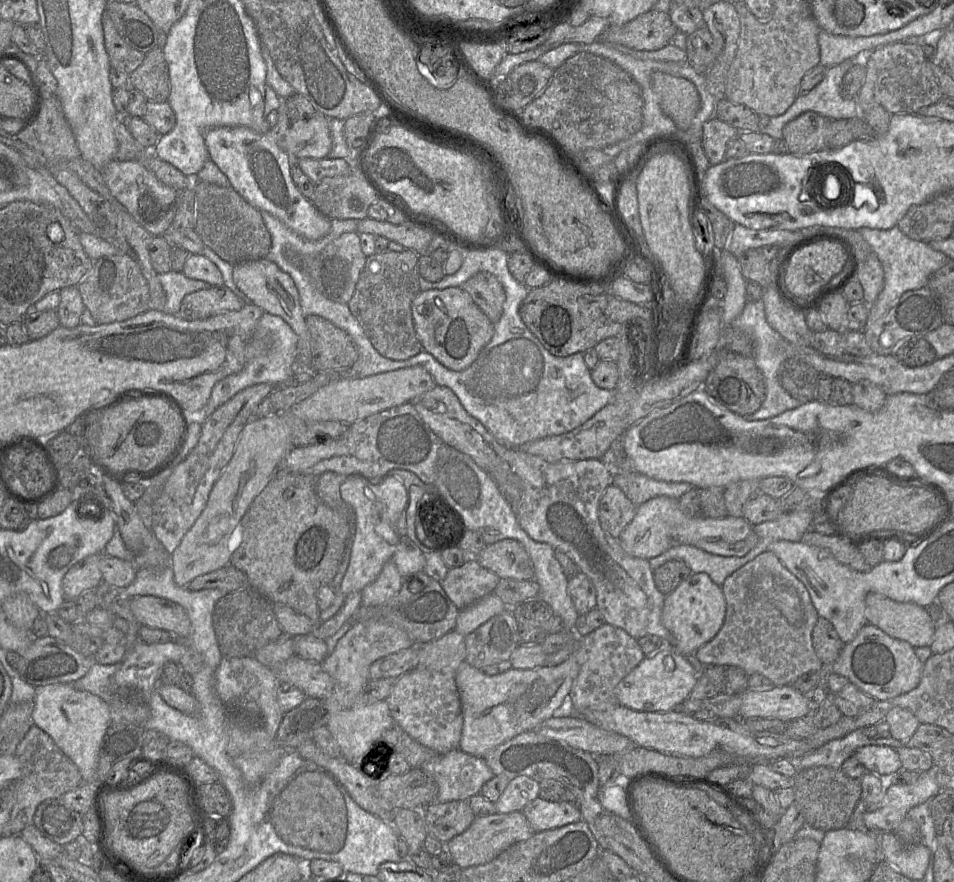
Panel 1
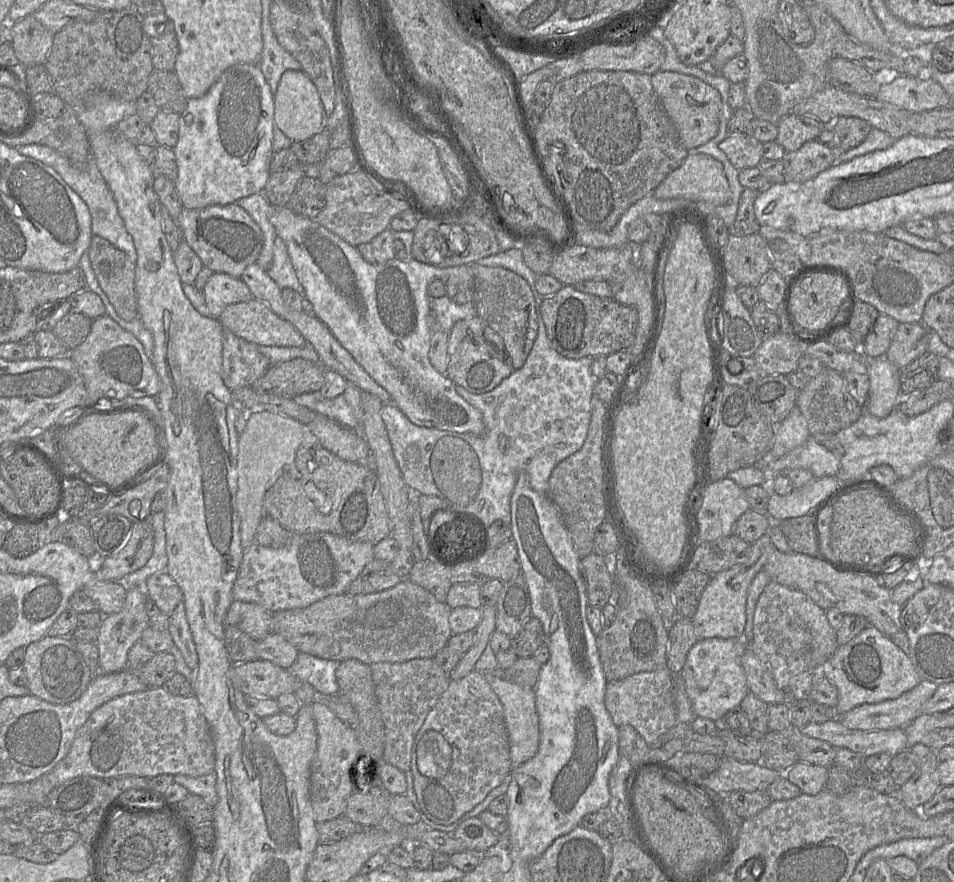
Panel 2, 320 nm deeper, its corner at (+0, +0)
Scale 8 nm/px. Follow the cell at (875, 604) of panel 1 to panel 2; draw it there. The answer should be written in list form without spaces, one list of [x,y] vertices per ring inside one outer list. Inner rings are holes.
[[[775,549],[769,556],[764,568],[771,580],[803,592],[823,610],[836,608],[844,615],[864,617],[869,626],[876,627],[885,636],[890,637],[903,631],[901,626],[902,606],[890,597],[880,578],[867,575],[839,572],[817,556],[809,556],[790,551],[782,553]]]

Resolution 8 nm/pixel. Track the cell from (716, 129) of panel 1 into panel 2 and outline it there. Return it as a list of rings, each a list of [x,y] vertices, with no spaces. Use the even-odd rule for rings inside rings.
[[[730,134],[719,144],[719,148],[737,170],[757,167],[762,160],[763,143],[753,135]]]

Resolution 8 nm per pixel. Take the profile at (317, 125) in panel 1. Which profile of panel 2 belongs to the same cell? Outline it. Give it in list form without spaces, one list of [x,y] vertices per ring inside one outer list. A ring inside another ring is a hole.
[[[236,64],[225,70],[203,96],[188,99],[186,110],[180,115],[179,137],[173,148],[178,168],[174,187],[182,201],[182,208],[234,204],[252,194],[264,195],[274,154],[273,128],[274,97],[258,64]]]

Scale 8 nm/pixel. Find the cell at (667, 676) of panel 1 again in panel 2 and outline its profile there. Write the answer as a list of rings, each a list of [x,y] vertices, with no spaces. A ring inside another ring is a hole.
[[[743,634],[732,639],[699,639],[689,650],[679,674],[684,681],[695,716],[720,723],[730,710],[740,706],[749,692],[746,675],[741,665],[741,656],[746,650],[747,644],[743,639]]]

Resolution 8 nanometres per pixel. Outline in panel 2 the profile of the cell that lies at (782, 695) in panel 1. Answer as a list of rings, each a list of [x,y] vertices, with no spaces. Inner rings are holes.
[[[922,680],[916,687],[893,700],[861,704],[835,716],[845,727],[857,730],[905,729],[922,715],[922,706],[936,692],[938,685]]]

